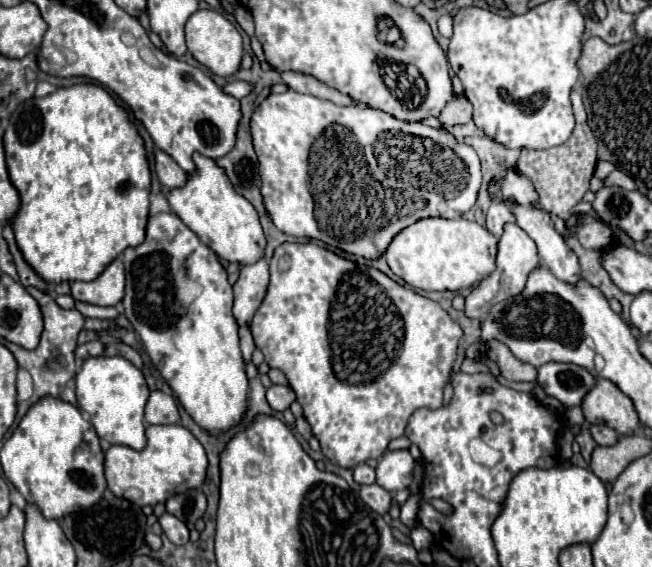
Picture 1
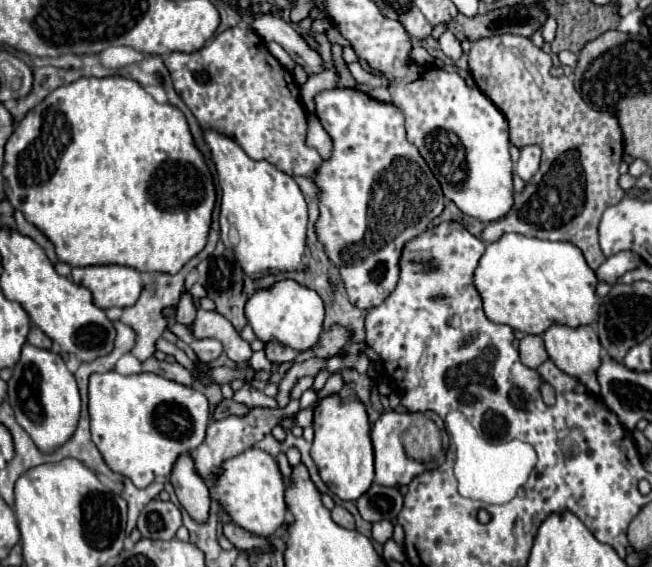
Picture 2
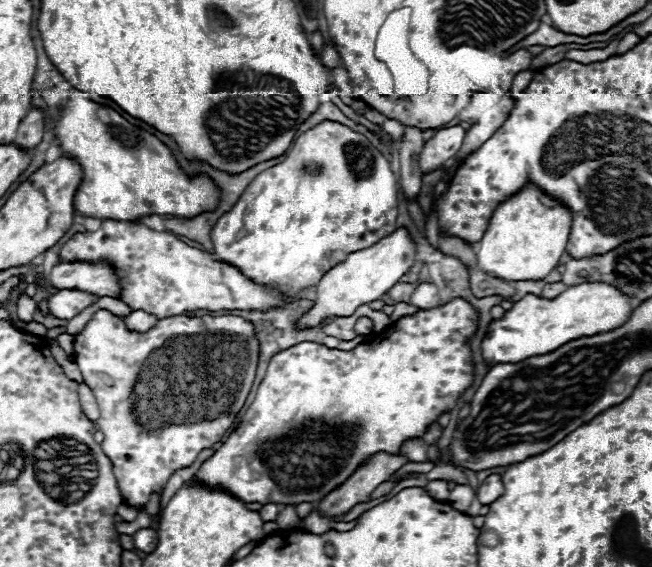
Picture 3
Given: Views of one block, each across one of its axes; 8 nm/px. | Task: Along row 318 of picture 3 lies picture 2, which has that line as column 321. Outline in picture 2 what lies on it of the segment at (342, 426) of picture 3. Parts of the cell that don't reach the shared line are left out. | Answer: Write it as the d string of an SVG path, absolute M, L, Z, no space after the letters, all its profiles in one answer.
M338 394L318 400L314 408L314 442L312 460L320 470L324 484L342 500L356 500L374 480L374 454L370 442L370 422L364 404L352 396L342 400Z

